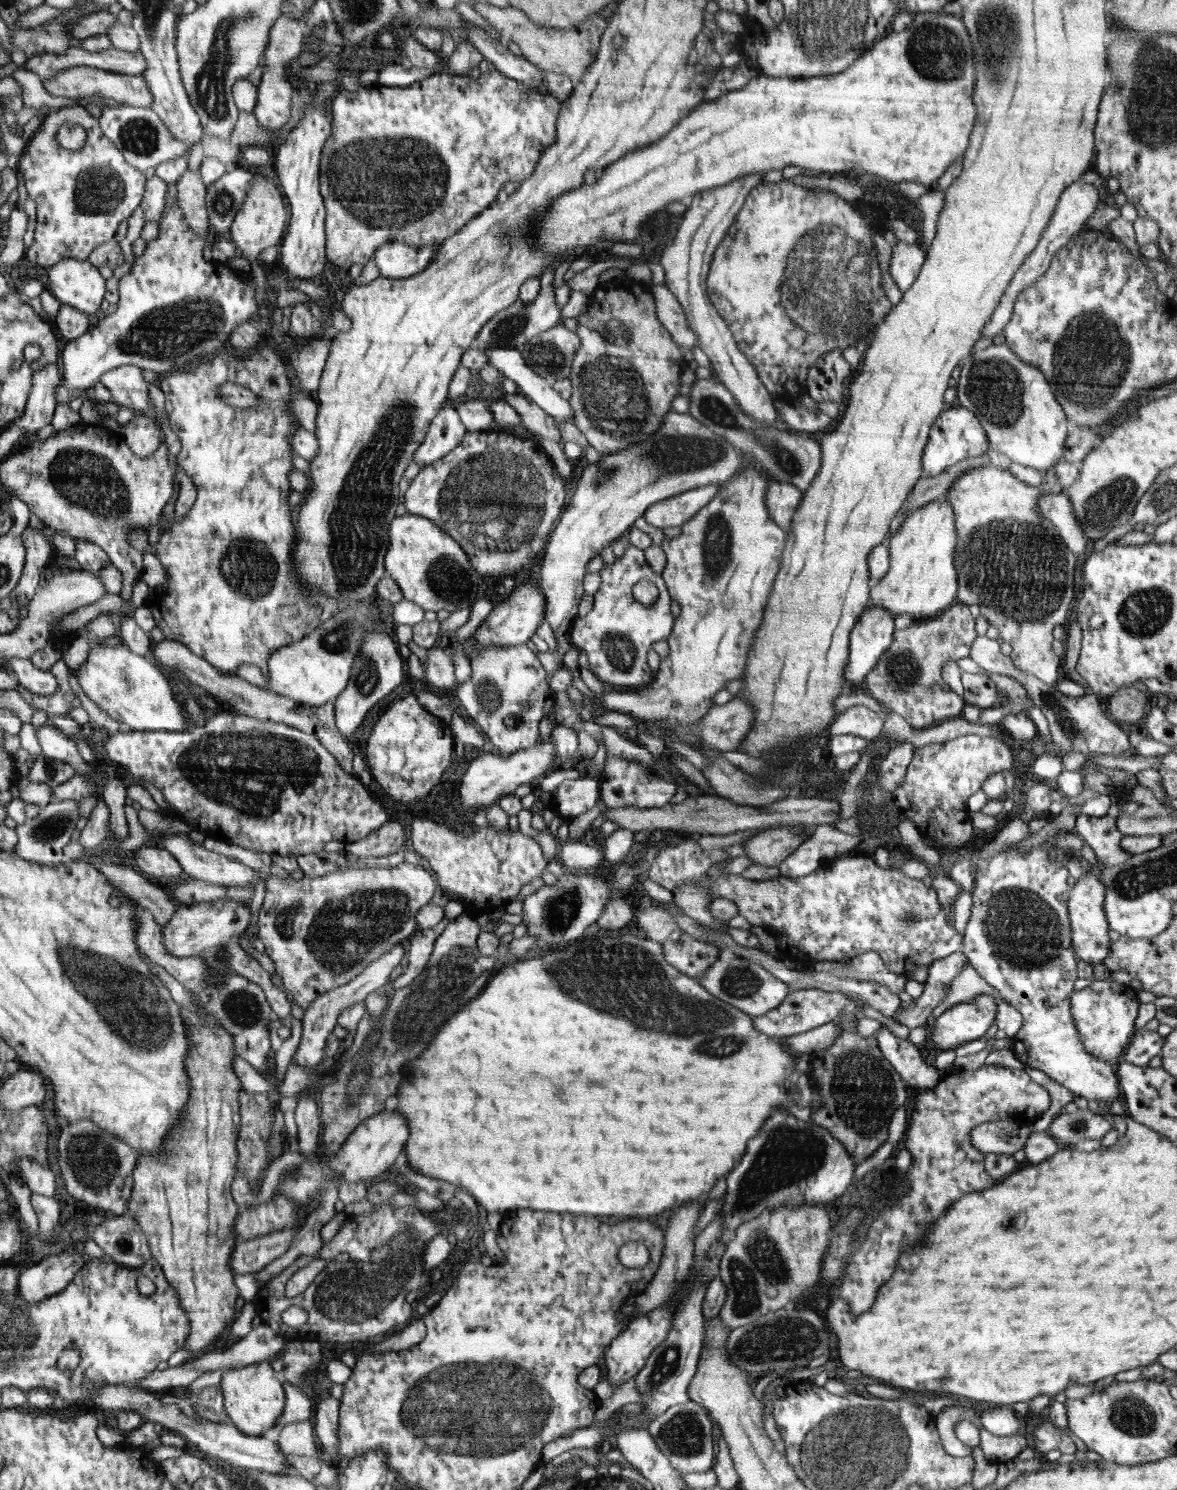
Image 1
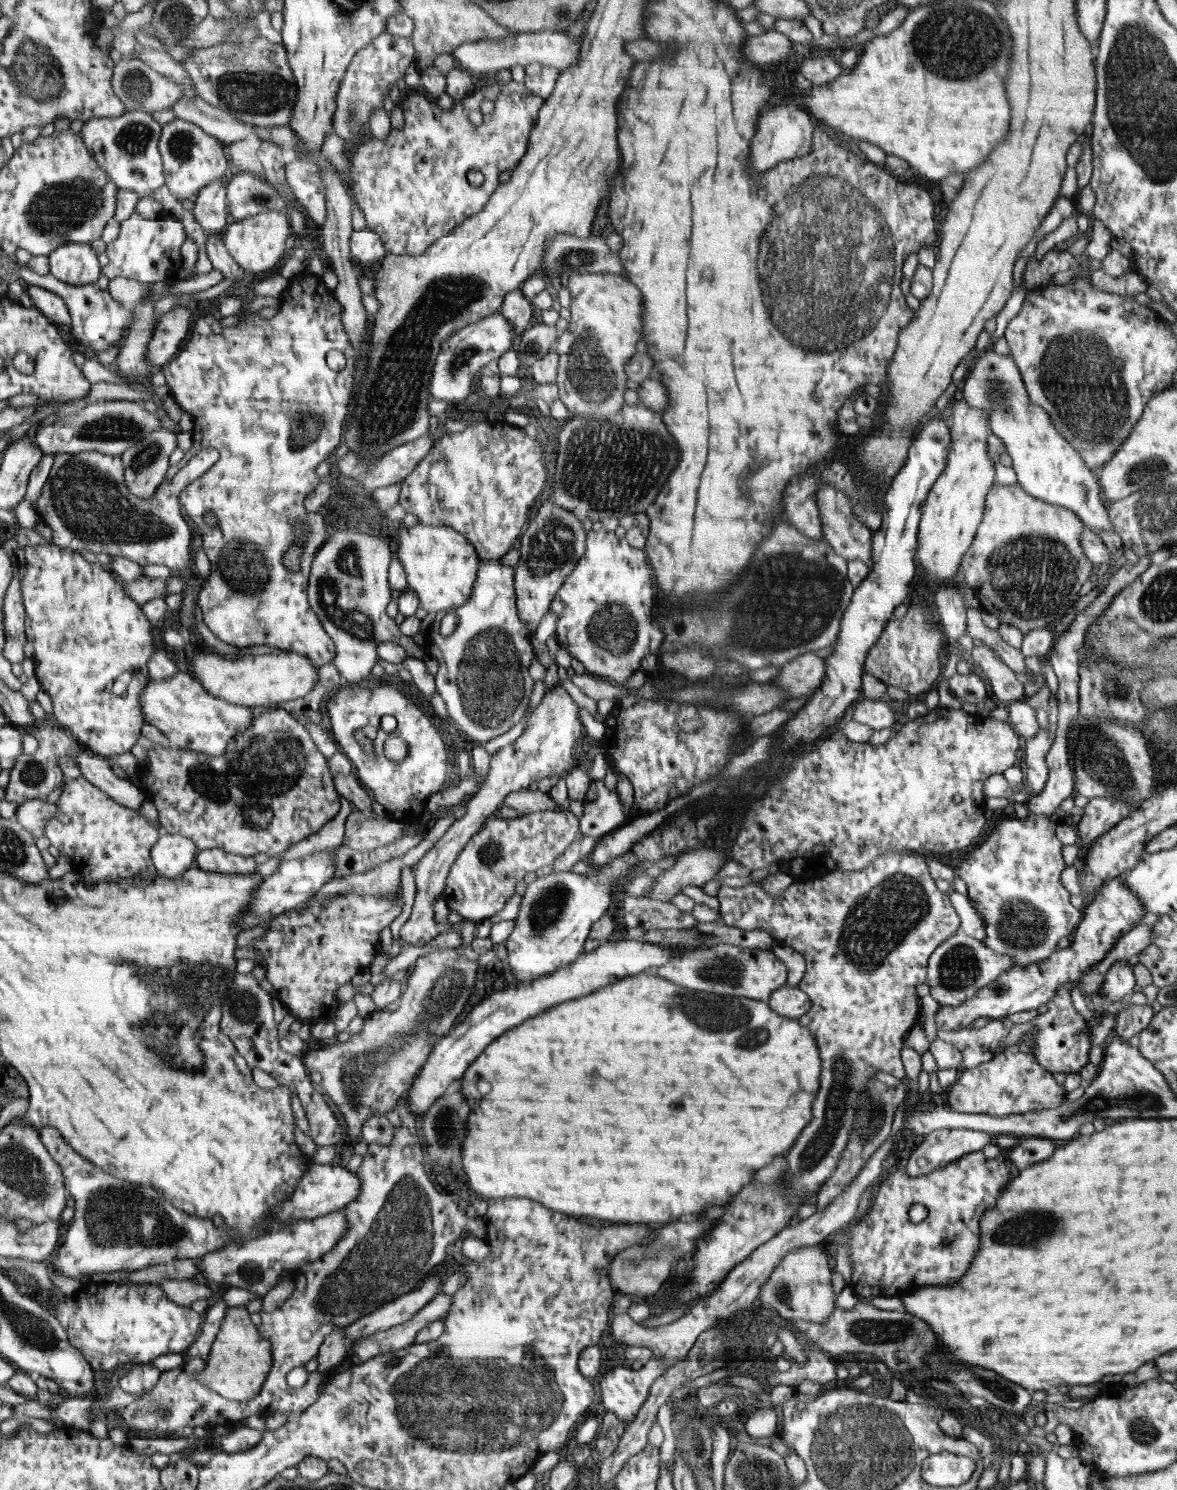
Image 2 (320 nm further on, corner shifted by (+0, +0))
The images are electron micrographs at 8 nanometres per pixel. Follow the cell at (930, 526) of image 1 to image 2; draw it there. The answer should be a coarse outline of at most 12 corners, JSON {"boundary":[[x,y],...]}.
{"boundary":[[944,412],[946,466],[924,501],[916,561],[954,583],[996,483],[989,414]]}

